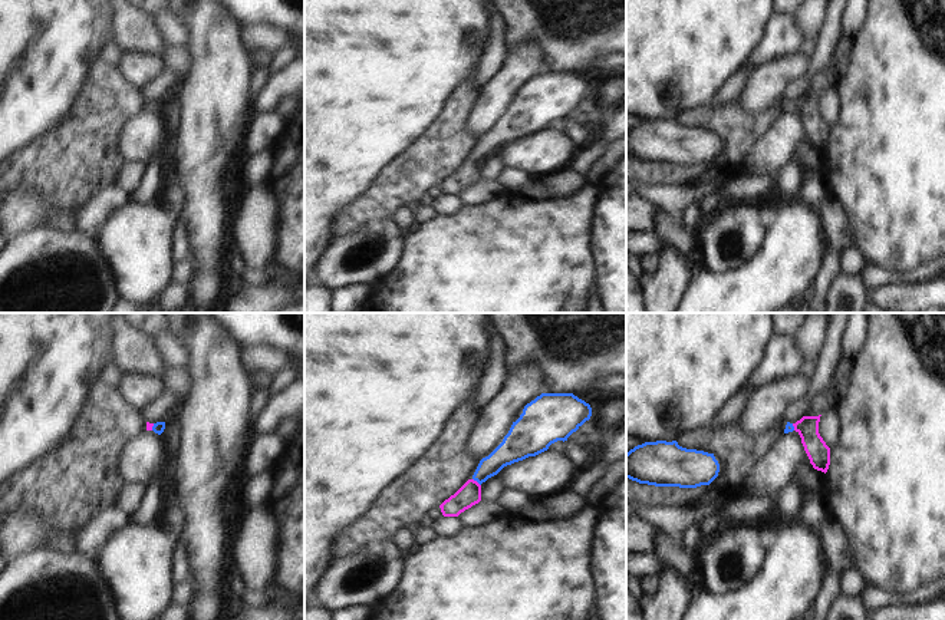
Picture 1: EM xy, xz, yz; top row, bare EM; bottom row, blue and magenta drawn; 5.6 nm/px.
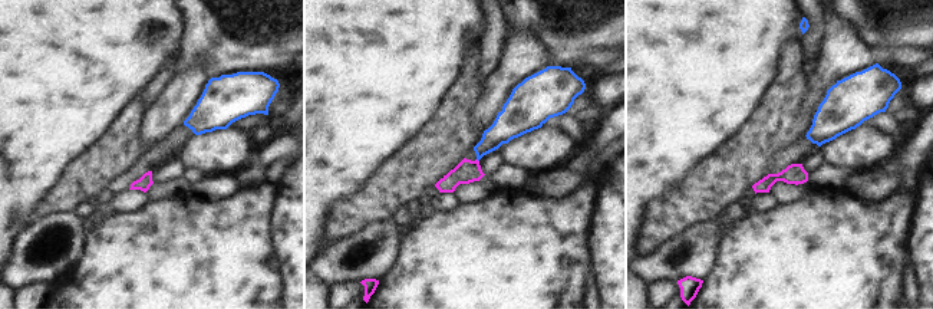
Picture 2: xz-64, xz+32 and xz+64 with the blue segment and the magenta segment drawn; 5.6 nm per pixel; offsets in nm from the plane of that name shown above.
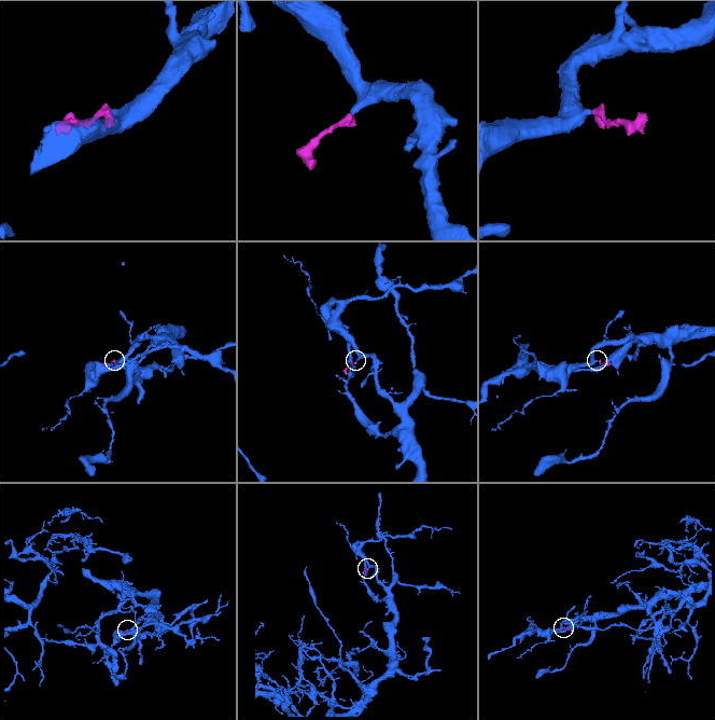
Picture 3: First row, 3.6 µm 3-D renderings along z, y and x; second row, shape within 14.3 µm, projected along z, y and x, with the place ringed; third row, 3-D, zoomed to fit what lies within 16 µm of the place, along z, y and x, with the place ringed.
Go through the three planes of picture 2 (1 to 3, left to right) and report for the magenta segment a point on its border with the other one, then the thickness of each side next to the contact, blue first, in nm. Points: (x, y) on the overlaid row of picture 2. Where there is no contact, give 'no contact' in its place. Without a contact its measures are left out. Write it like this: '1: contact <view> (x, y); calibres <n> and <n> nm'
1: no contact
2: no contact
3: no contact

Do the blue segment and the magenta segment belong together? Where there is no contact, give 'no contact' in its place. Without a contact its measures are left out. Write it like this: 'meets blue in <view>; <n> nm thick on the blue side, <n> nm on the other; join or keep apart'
meets blue in xz; 140 nm thick on the blue side, 130 nm on the other; join

